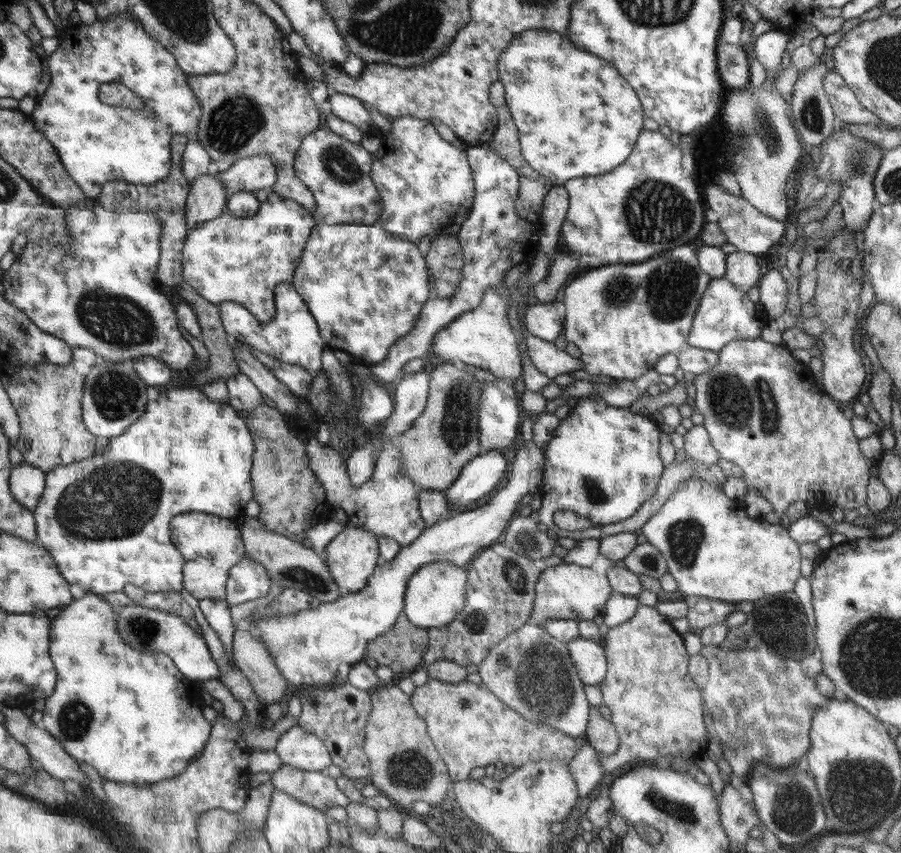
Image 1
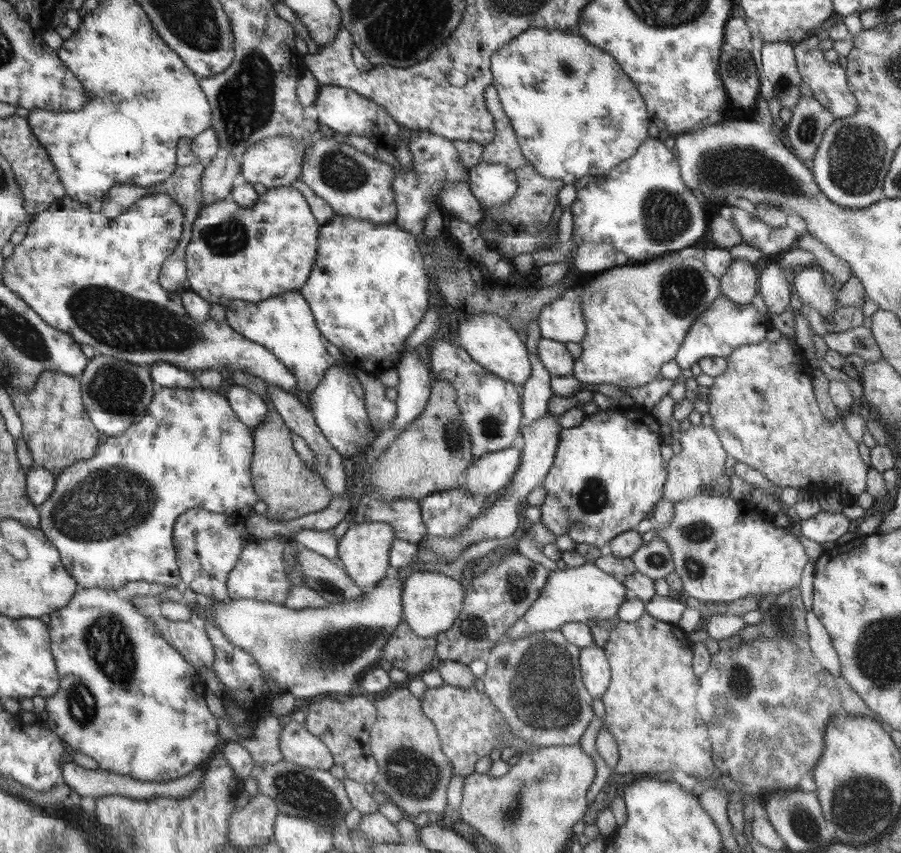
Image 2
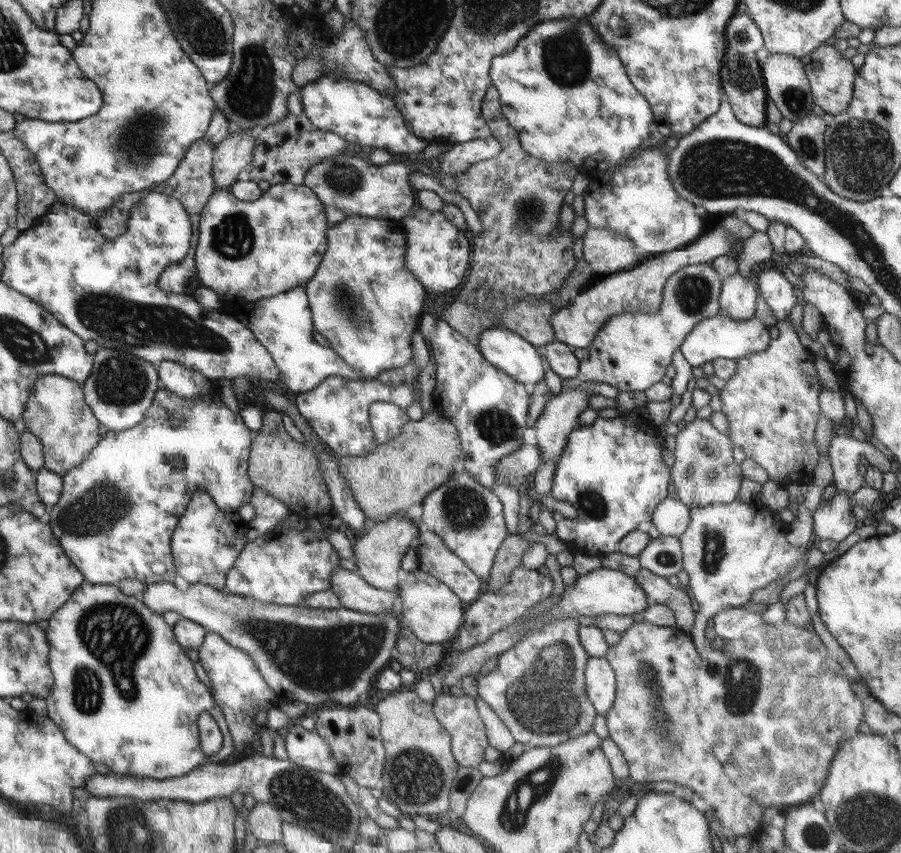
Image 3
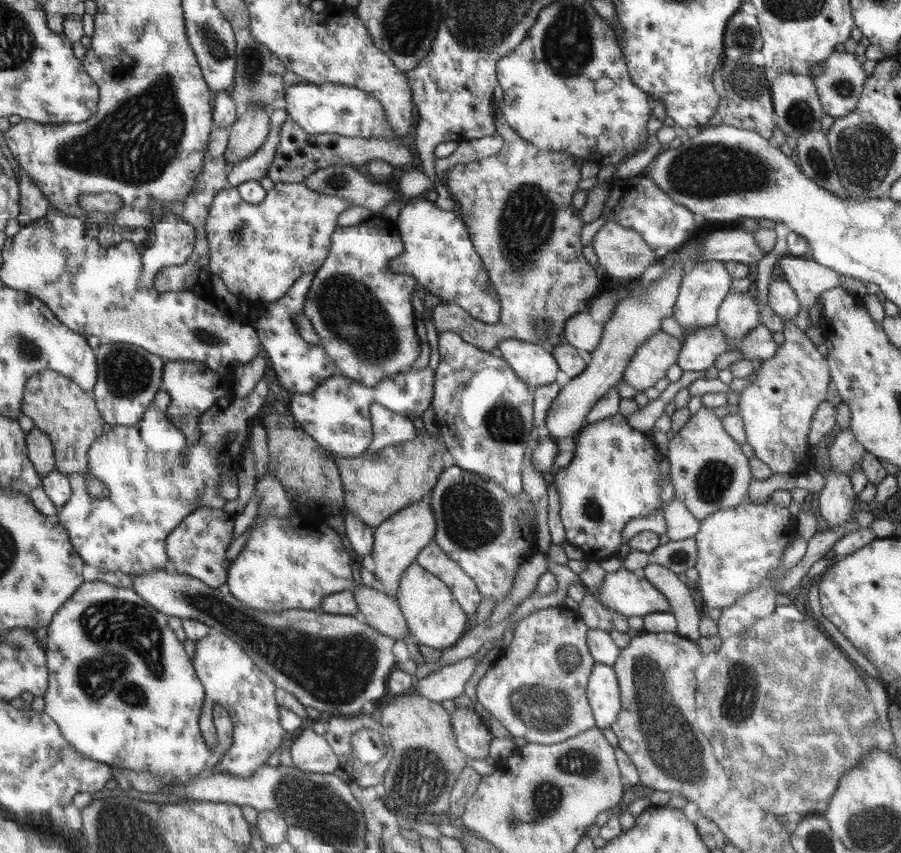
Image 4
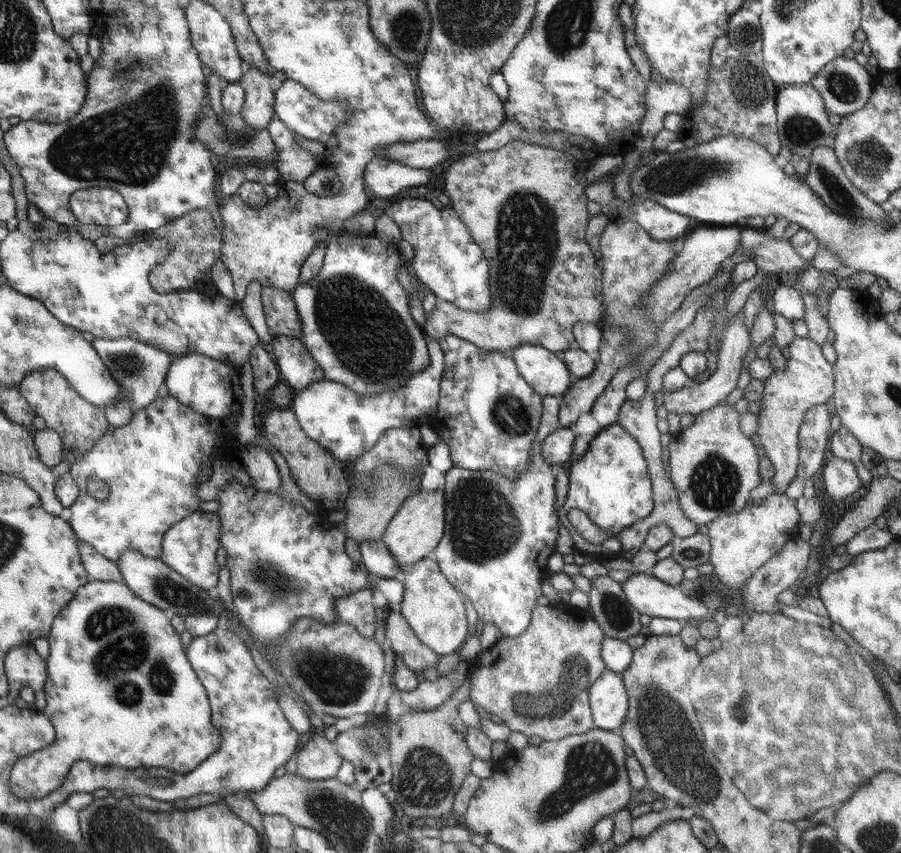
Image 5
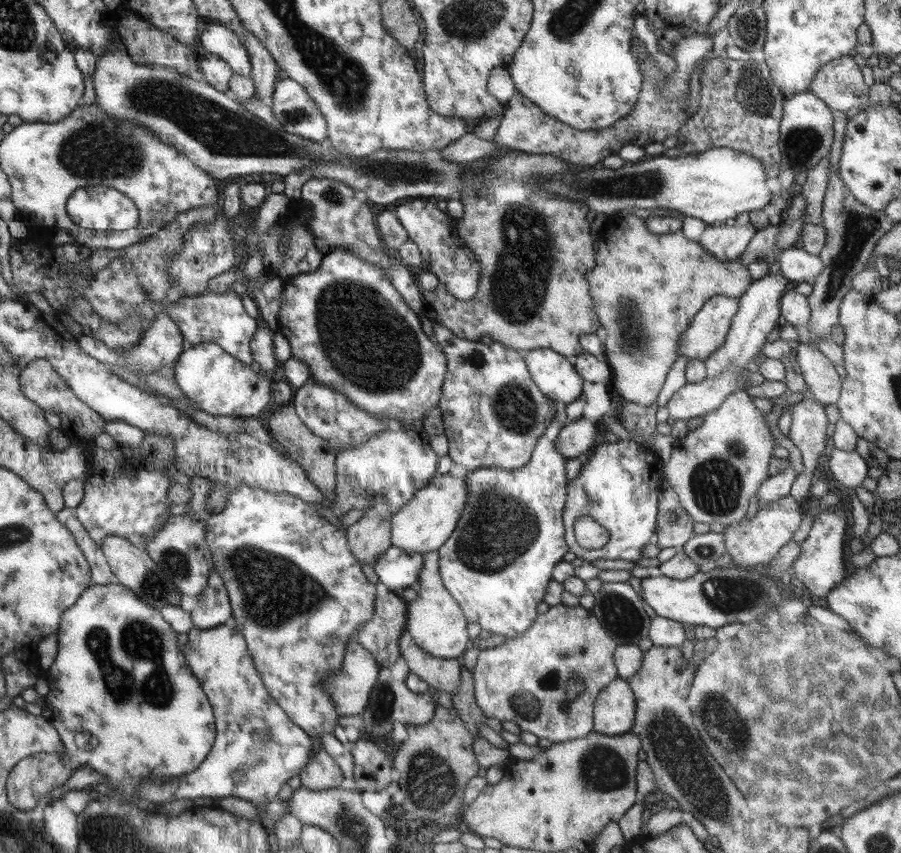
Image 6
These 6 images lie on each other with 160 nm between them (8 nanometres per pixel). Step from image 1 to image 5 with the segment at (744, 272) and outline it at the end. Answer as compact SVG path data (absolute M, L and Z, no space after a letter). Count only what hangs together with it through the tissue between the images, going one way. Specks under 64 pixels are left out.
M740 311L729 320L723 336L719 342L719 351L717 352L717 368L705 381L700 383L690 383L679 391L666 391L663 395L662 404L665 406L668 414L690 414L698 415L712 410L713 406L722 403L725 398L737 386L740 378L740 369L742 360L746 356L751 346L749 330L744 322L743 312Z

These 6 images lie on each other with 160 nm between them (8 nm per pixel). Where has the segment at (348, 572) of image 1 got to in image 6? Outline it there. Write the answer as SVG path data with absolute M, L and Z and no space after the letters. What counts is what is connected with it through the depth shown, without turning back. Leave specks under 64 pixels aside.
M449 472L437 475L431 484L420 489L411 501L408 501L391 517L391 543L404 552L425 555L438 550L455 532L460 515L467 501L467 479L456 478Z

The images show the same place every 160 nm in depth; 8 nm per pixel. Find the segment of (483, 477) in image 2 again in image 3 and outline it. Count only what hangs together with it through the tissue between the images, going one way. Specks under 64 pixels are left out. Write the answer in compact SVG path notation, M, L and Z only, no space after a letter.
M537 445L519 446L514 453L495 464L495 474L503 484L512 485L533 472L541 464L541 452Z

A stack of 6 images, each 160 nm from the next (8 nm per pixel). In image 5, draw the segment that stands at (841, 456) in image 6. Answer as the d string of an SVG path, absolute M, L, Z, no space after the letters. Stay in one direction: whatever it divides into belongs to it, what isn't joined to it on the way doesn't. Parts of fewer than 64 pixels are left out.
M836 456L832 457L822 468L822 480L824 480L824 492L834 502L842 502L862 486L854 463L846 462Z

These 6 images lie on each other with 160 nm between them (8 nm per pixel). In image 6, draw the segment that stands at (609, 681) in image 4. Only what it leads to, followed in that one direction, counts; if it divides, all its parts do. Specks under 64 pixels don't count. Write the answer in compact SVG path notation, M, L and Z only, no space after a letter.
M618 677L596 698L594 732L617 737L630 733L635 722L635 692L626 679Z

